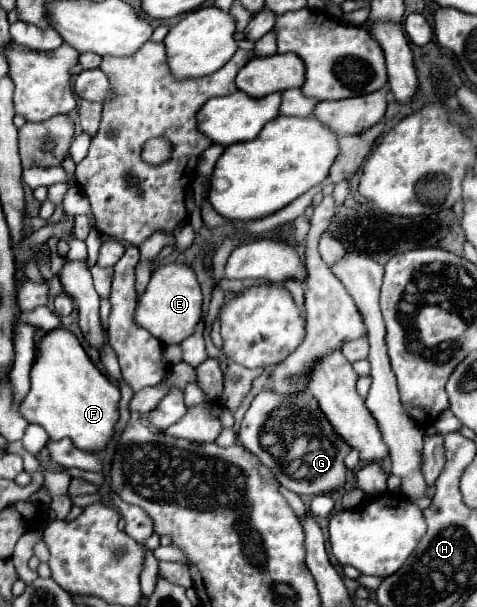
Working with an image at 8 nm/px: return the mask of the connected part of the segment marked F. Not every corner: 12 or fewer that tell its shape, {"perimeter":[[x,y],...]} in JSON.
{"perimeter":[[64,326],[36,344],[22,416],[98,452],[120,388]]}

